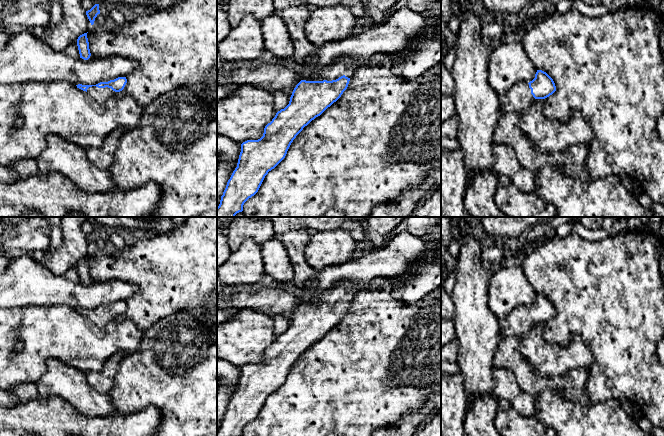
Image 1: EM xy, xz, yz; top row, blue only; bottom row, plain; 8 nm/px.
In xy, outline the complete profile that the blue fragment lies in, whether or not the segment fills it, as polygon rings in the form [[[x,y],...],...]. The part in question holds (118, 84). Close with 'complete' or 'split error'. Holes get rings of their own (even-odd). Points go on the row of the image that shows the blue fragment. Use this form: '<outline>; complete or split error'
[[[118,77],[108,82],[100,82],[96,85],[76,85],[77,88],[86,91],[95,101],[104,105],[107,101],[122,91],[127,83],[126,77]]]; split error

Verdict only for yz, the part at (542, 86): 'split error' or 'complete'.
split error

